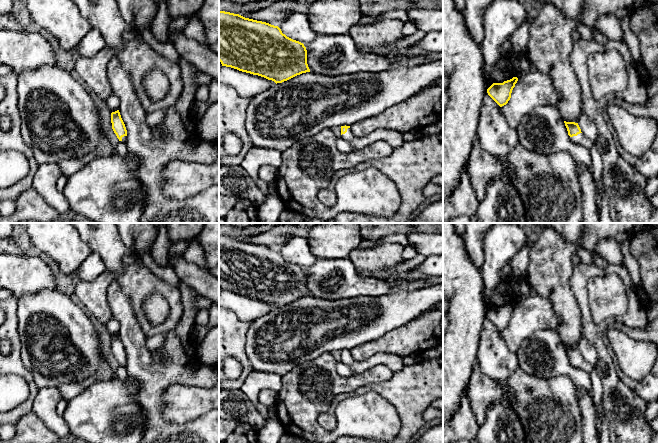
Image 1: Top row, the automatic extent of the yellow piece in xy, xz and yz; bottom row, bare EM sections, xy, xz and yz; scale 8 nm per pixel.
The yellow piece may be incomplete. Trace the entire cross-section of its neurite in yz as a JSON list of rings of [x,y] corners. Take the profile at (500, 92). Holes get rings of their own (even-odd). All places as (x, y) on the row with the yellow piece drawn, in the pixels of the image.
[[[513,77],[510,80],[504,81],[503,83],[493,83],[488,89],[488,95],[500,106],[504,106],[508,103],[511,98],[511,93],[518,78]]]

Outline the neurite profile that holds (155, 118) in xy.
[[[165,109],[156,110],[156,111],[152,112],[152,113],[148,113],[147,114],[147,123],[150,126],[155,127],[155,126],[162,123],[165,115],[166,115]]]

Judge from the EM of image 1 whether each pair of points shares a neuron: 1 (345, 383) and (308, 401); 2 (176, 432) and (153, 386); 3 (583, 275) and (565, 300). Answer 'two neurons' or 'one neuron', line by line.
1: one neuron
2: one neuron
3: two neurons

